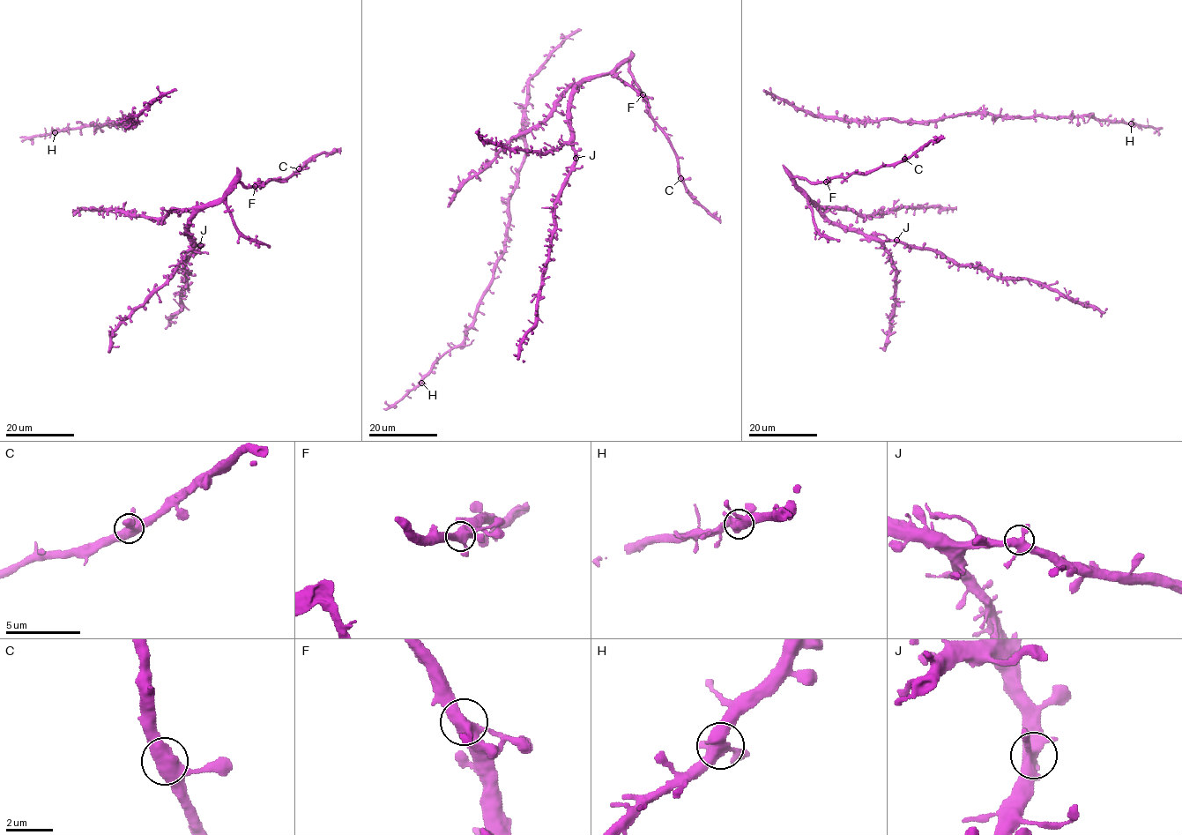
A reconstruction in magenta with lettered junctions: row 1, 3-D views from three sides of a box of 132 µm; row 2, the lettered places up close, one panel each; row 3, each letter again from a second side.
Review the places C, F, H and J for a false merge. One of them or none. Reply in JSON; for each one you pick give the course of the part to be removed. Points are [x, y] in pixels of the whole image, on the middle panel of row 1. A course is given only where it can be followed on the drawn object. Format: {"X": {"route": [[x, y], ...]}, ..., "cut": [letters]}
{"cut": []}

